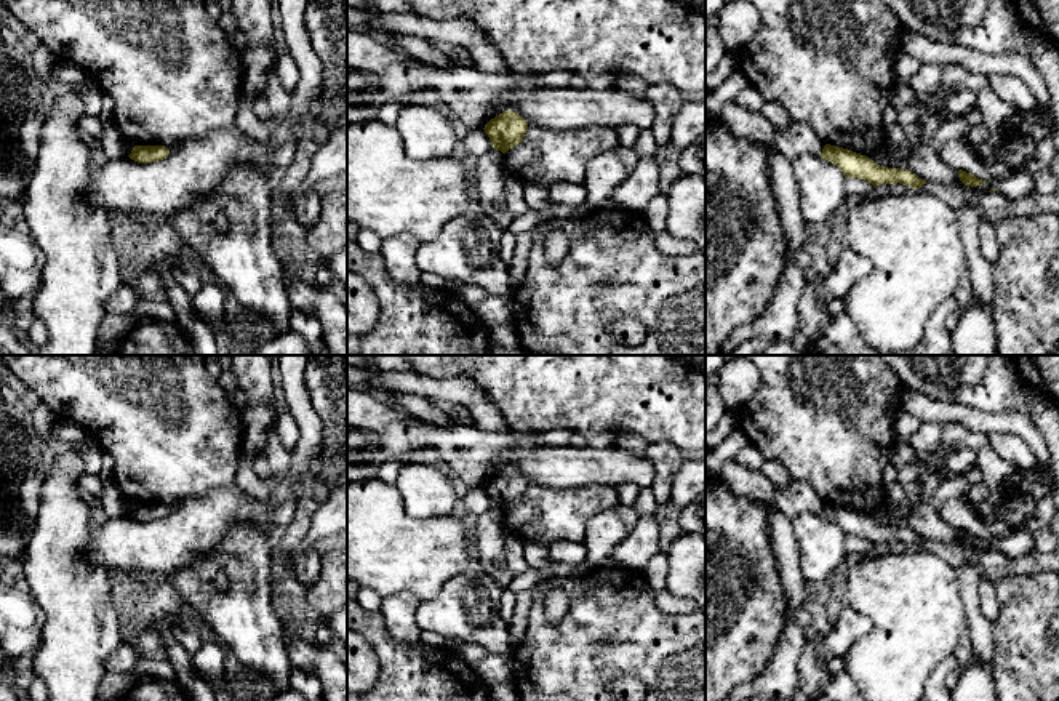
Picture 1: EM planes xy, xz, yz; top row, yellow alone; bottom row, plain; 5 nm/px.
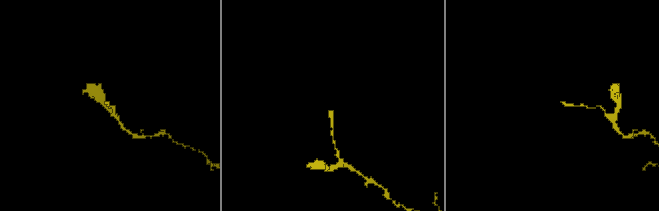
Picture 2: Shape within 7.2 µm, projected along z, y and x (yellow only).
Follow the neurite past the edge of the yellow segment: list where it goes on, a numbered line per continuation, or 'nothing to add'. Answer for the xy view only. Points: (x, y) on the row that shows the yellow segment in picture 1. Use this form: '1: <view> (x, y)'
nothing to add

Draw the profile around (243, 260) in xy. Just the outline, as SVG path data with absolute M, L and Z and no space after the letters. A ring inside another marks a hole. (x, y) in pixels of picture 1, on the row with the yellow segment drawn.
M235 166L224 181L168 222L187 253L200 253L211 278L235 298L264 338L290 330L291 304L285 261L270 234L272 195L266 171ZM226 216L227 232L218 232L214 218Z

